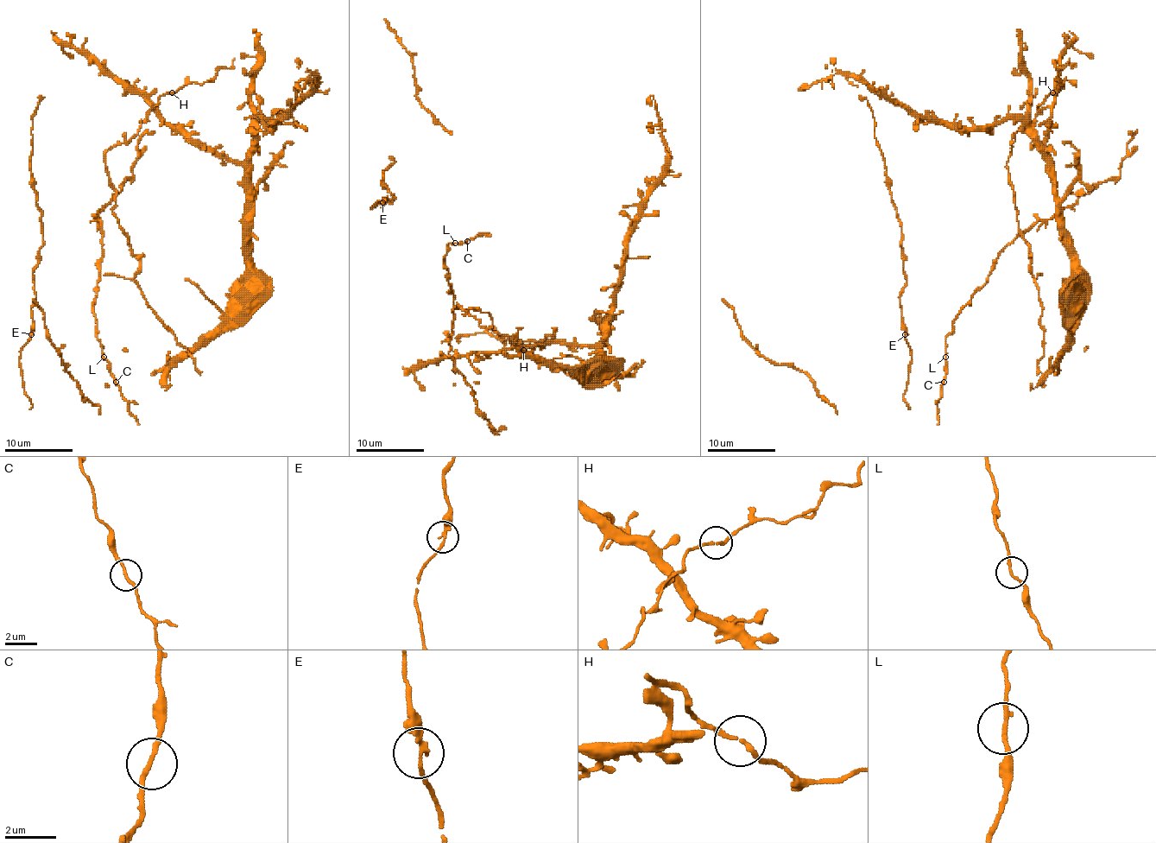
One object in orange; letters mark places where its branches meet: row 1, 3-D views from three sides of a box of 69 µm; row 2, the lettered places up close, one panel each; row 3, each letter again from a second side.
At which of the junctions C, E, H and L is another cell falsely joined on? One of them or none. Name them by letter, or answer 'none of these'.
none of these

